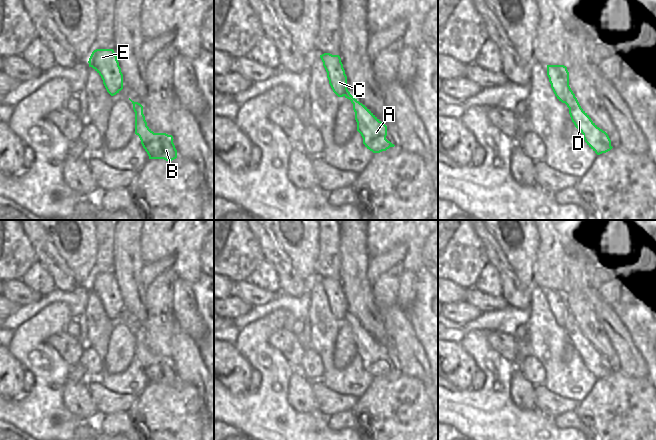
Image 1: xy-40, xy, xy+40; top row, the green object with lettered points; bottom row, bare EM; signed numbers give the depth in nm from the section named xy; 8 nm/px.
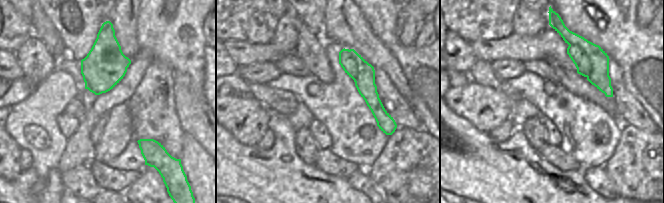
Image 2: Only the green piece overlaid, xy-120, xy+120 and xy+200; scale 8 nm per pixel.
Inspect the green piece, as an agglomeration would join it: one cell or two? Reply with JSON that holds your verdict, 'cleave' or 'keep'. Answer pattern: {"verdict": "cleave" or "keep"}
{"verdict": "cleave"}

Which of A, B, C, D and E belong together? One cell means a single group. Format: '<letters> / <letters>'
A B D / C E

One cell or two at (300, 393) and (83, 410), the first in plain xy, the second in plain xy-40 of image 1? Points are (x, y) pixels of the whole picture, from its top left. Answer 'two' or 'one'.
one

